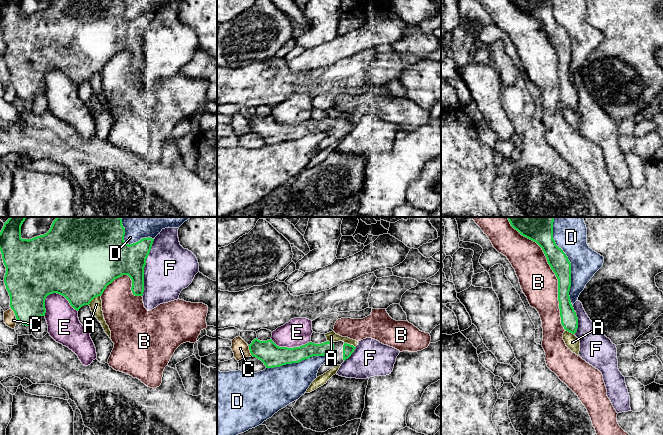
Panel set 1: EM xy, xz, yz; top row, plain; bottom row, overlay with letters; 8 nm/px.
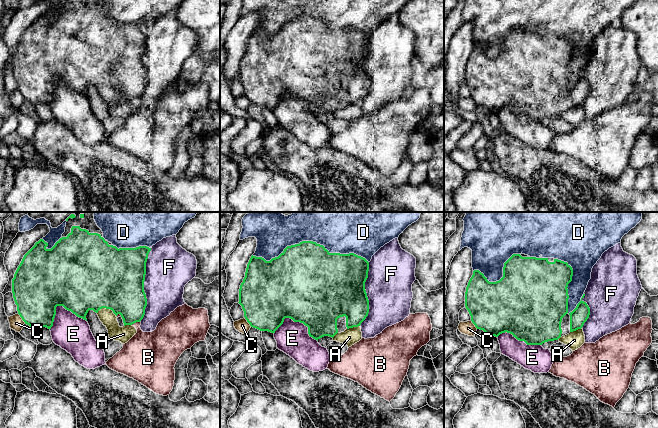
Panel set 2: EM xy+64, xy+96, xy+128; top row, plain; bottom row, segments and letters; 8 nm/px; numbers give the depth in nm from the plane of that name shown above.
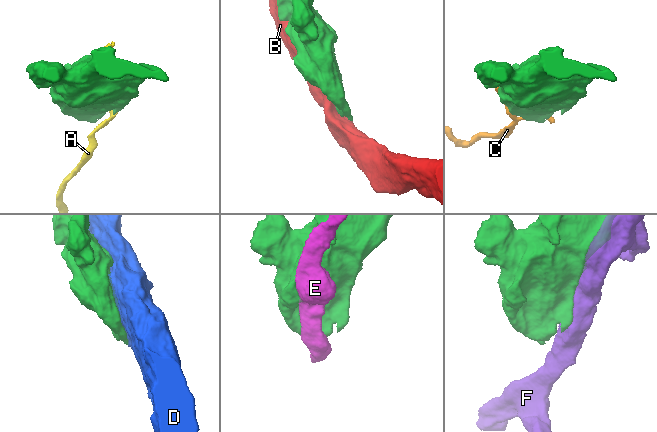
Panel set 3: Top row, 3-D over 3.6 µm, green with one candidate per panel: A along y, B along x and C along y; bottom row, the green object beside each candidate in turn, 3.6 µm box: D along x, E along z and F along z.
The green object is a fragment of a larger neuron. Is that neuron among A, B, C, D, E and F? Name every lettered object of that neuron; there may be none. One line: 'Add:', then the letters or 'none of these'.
Add: none of these

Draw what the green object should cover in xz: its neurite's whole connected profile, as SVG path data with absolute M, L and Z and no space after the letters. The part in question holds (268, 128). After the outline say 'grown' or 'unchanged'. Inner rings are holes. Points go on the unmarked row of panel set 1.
M257 114L249 122L253 133L261 136L266 144L280 143L286 140L299 139L313 132L329 131L330 134L318 146L317 153L323 151L337 141L341 141L354 128L353 121L338 118L315 120L309 118L300 123L287 124L277 122L272 115L260 117Z; grown

